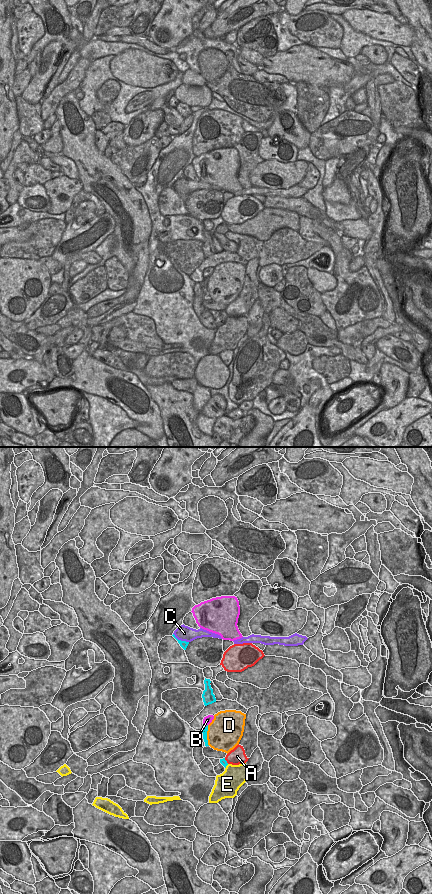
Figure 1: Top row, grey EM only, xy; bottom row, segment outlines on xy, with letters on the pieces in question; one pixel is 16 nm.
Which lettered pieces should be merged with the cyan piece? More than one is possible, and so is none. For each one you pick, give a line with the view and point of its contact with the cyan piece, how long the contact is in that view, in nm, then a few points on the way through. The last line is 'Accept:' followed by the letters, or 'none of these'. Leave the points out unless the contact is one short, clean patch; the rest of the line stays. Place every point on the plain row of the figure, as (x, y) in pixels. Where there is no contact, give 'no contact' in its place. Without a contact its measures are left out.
Accept: none of these

